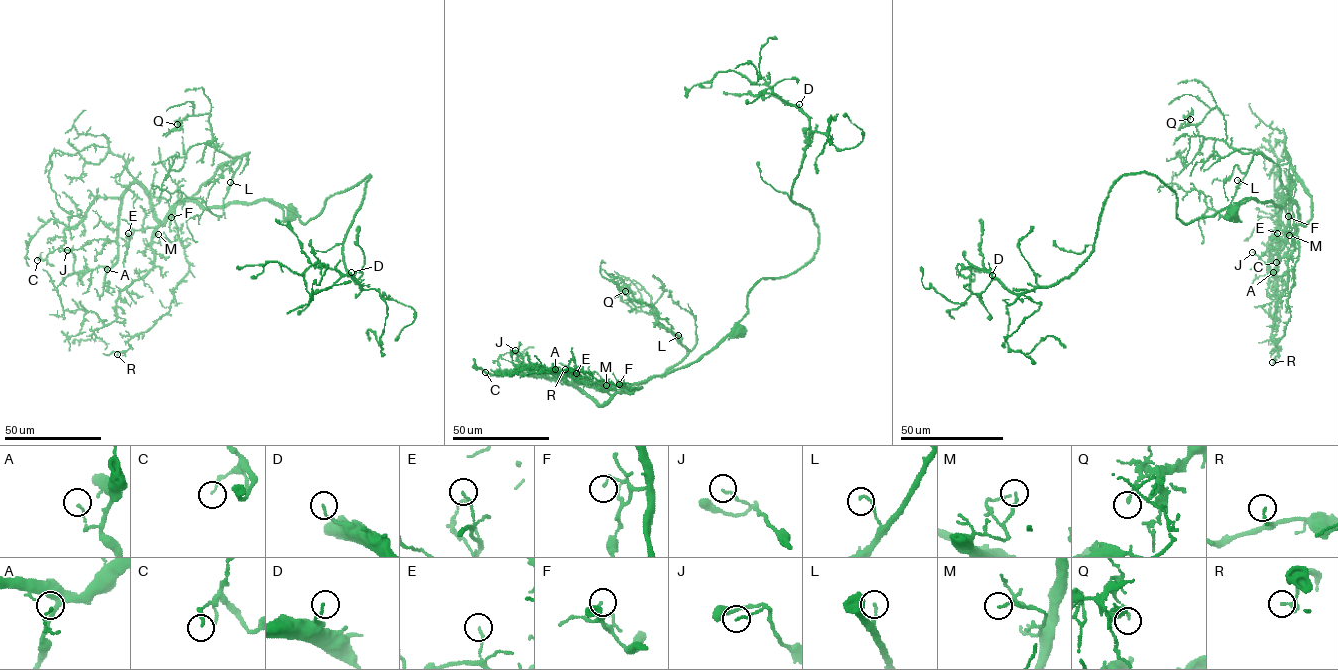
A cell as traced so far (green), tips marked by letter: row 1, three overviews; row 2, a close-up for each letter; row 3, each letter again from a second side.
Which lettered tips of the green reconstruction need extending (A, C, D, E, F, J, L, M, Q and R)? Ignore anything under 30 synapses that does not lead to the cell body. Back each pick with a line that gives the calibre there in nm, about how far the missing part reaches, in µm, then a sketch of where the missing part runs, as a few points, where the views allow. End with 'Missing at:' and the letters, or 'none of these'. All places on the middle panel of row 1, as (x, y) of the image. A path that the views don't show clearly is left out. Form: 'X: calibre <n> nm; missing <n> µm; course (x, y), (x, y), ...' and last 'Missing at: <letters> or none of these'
E: calibre 130 nm; missing 9 µm; course (576, 373), (574, 360)
Missing at: E

